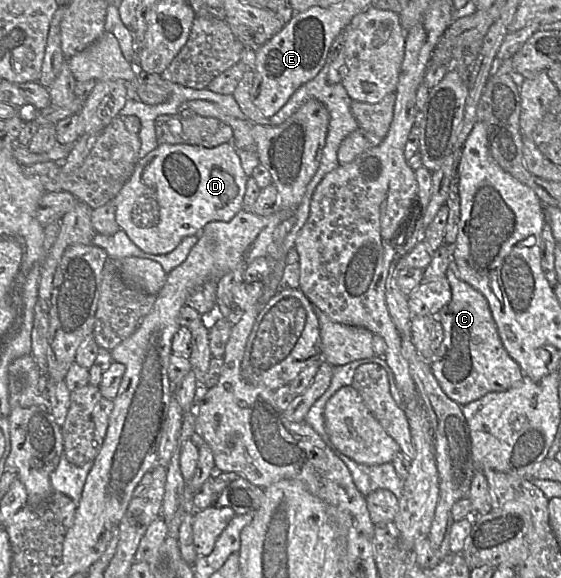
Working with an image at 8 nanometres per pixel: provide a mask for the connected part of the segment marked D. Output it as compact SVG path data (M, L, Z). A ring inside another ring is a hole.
M231 142L214 148L162 144L137 161L131 177L113 199L115 219L140 250L167 254L185 237L199 234L206 224L228 222L242 211L248 179L239 151Z

